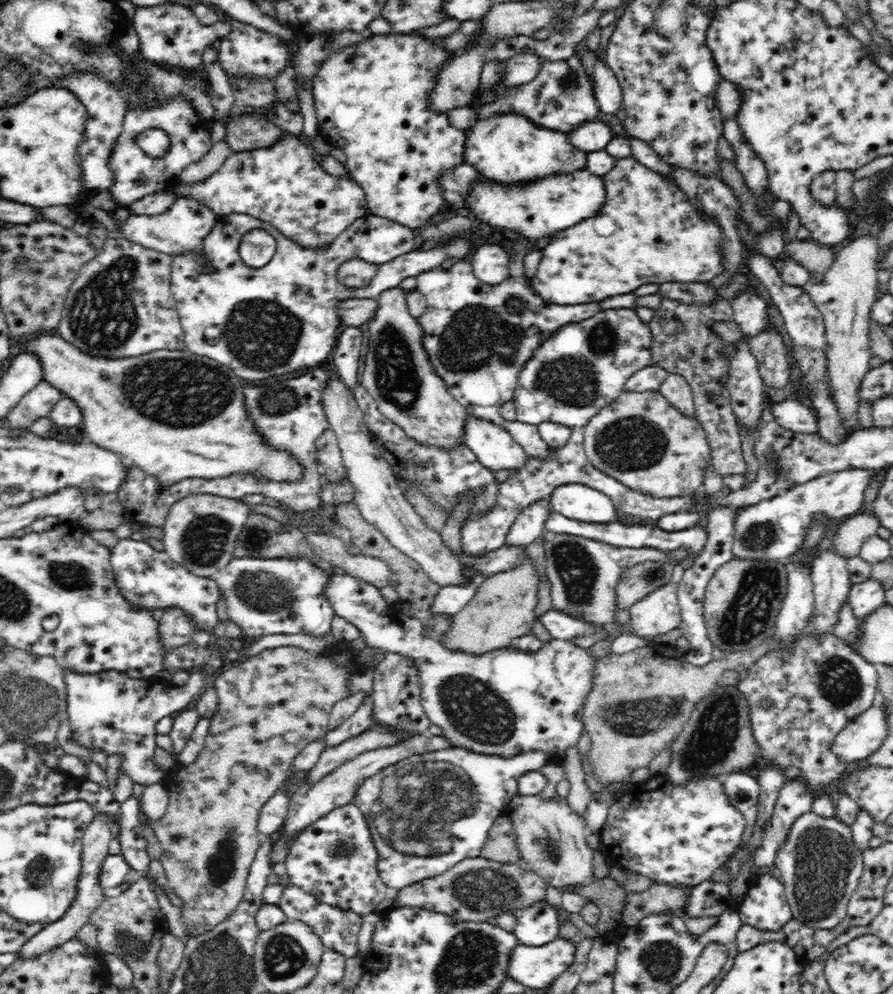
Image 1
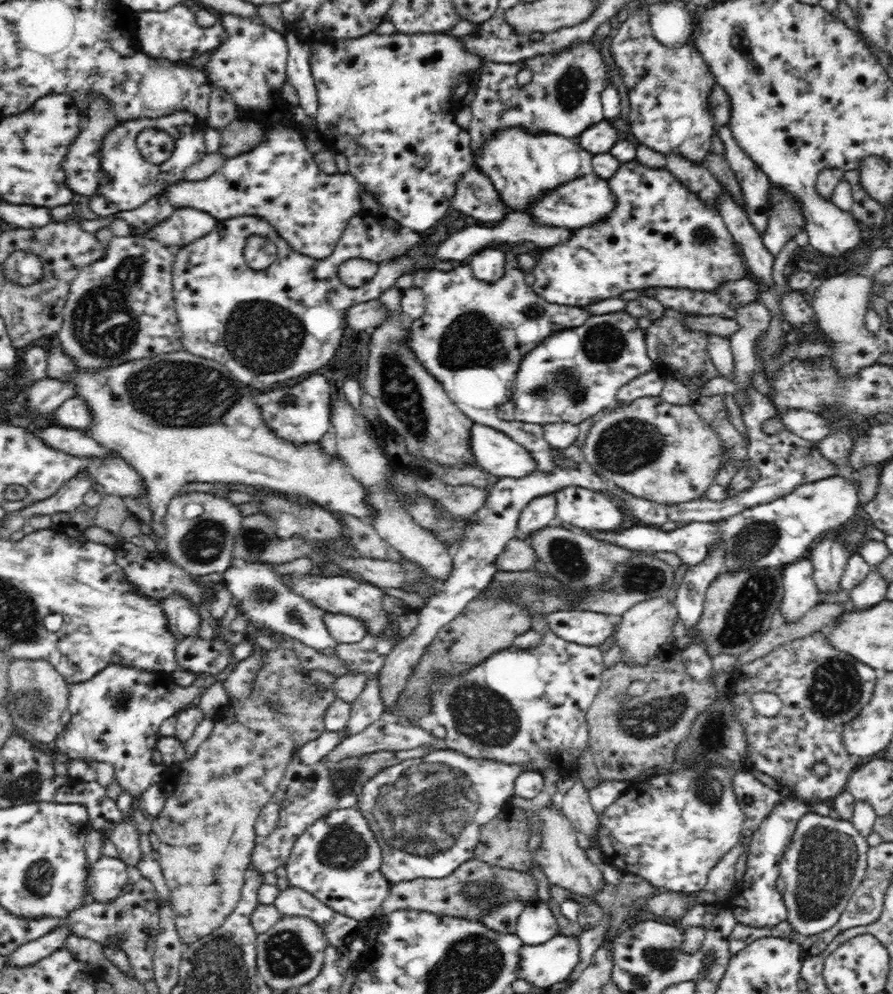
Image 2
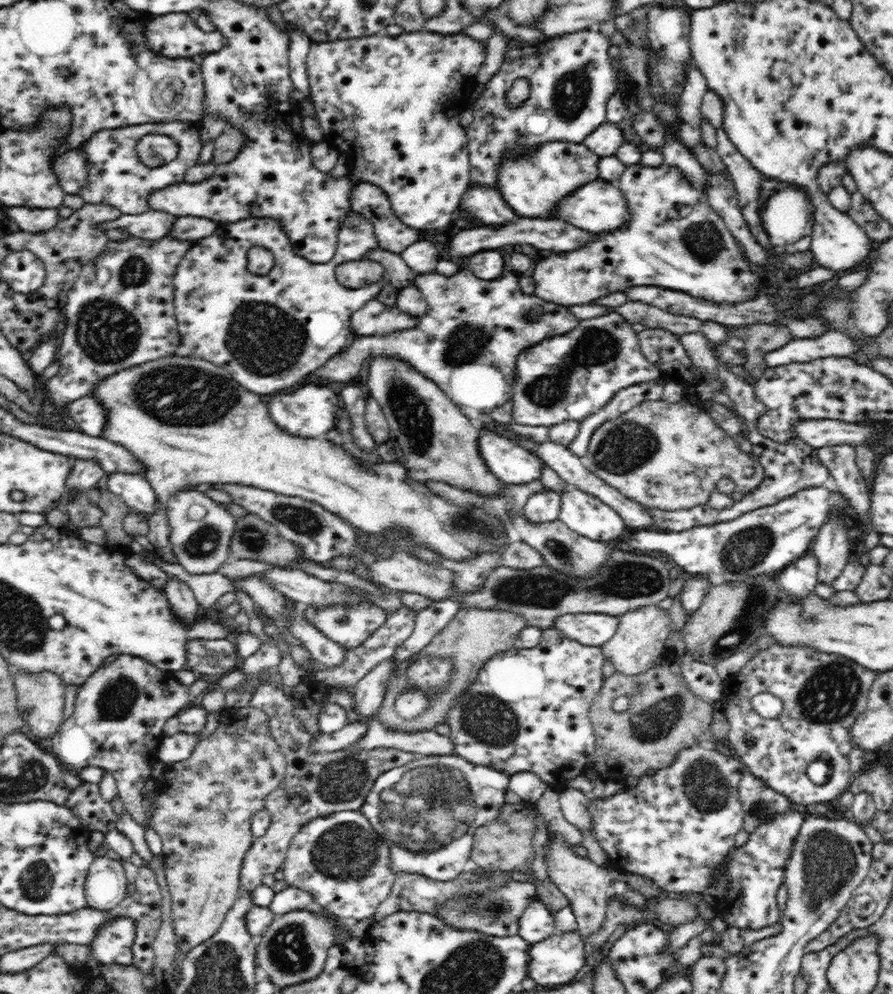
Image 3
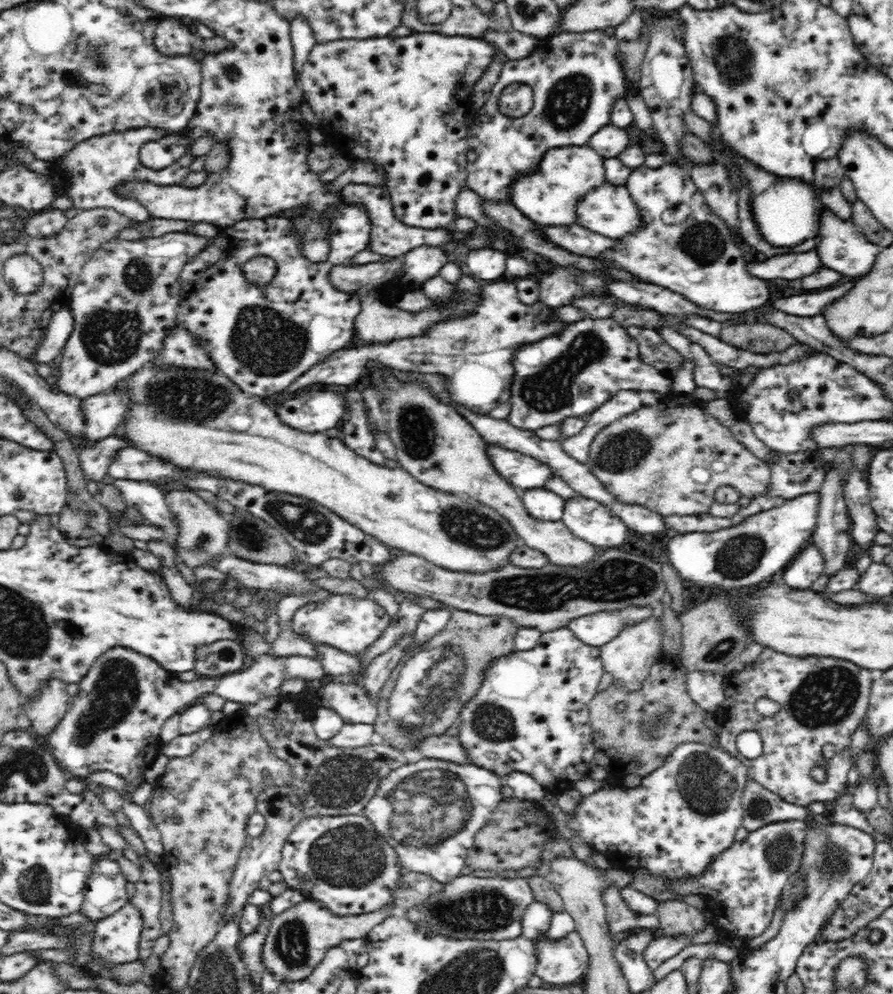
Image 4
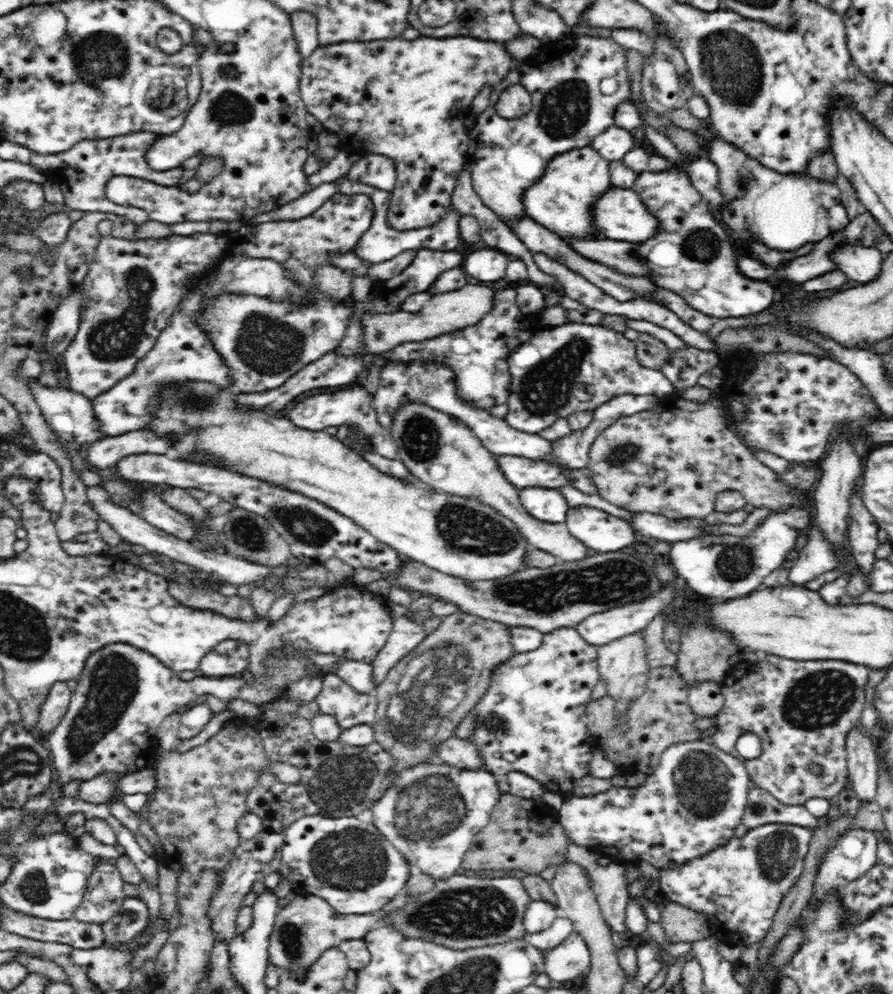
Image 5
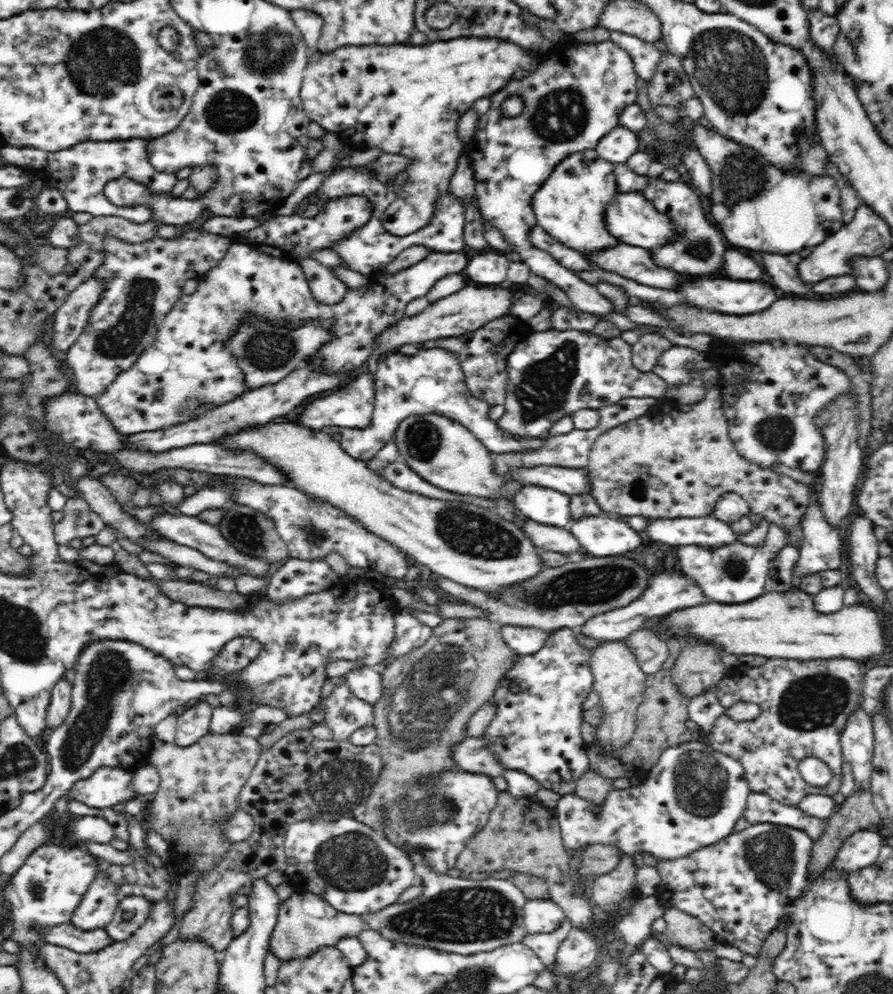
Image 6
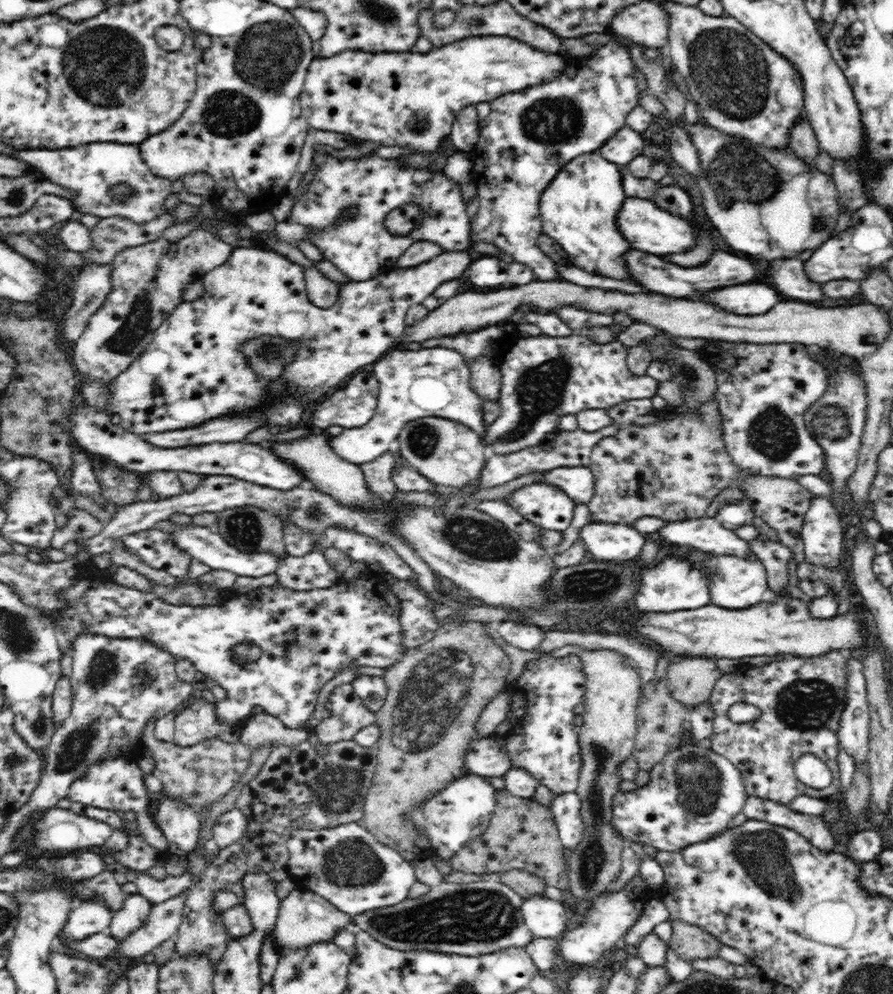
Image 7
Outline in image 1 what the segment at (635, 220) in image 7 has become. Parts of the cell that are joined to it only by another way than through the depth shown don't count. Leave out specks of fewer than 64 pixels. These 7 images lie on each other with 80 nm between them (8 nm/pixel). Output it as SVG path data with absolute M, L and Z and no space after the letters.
M587 168L559 172L527 183L497 183L478 177L472 182L471 195L467 200L478 221L514 230L522 238L535 241L596 215L605 203L605 184L603 177L592 174Z

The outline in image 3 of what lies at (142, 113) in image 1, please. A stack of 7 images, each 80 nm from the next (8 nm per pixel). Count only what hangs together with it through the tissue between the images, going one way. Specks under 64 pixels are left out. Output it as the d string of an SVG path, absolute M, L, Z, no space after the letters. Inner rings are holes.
M173 120L169 123L144 123L141 125L127 126L115 129L106 129L96 134L93 134L89 140L84 143L83 151L86 152L86 184L80 188L80 192L76 192L83 200L83 204L104 203L119 211L122 214L135 215L142 214L148 211L148 194L154 189L162 189L167 186L172 186L182 183L186 171L198 162L198 154L203 148L200 144L200 122L181 123L179 120ZM146 135L166 135L176 141L180 150L177 152L177 157L169 163L157 167L149 167L144 165L140 160L137 152L138 142Z

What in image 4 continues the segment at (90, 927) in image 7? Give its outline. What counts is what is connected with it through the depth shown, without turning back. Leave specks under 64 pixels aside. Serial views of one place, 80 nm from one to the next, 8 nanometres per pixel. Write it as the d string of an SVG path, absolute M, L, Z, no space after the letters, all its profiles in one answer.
M97 858L85 883L84 903L80 913L90 922L96 923L114 914L129 900L126 893L126 876L116 861Z

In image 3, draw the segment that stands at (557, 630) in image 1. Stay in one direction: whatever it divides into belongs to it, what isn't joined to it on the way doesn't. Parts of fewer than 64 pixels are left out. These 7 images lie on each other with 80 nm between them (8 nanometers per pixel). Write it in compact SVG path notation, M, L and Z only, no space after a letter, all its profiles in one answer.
M596 613L560 615L553 622L553 626L570 641L599 647L616 634L619 624L618 616Z

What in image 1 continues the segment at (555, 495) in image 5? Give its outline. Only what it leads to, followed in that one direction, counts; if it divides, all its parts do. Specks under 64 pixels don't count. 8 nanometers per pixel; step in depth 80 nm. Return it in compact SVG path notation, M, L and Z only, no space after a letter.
M542 499L523 508L511 524L505 540L508 546L528 546L546 532L545 522L551 510L550 500Z

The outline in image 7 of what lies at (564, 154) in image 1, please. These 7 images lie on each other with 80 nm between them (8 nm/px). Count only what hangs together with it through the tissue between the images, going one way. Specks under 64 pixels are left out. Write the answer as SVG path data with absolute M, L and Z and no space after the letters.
M599 151L581 154L565 163L541 194L543 234L553 238L568 253L572 266L641 286L625 261L625 254L633 249L632 245L617 230L617 213L626 197L619 165L604 158Z

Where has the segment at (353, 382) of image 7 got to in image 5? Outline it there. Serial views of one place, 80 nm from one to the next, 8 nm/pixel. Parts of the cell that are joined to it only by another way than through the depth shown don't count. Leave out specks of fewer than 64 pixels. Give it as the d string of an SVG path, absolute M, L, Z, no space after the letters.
M352 386L352 388L342 388L340 392L334 394L319 394L318 396L310 396L302 402L289 404L285 408L281 416L286 416L286 419L292 422L292 425L298 426L300 429L311 431L322 431L330 426L341 427L347 425L350 429L355 428L371 436L373 449L378 455L388 459L399 459L398 446L392 438L391 429L384 429L376 419L373 396L366 388L360 386Z

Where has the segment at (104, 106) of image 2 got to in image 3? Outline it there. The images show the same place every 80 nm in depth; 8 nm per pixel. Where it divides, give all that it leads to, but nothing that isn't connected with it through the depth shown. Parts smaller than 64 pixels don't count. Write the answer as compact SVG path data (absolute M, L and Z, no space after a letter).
M80 148L80 152L76 149L56 156L51 163L65 194L76 194L86 184L86 152Z

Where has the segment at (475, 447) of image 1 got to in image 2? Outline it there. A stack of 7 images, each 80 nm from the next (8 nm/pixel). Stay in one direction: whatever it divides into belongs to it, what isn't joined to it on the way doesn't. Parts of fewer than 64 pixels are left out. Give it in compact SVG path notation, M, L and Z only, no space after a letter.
M474 424L470 445L476 463L499 480L520 480L538 471L534 457L504 431Z

